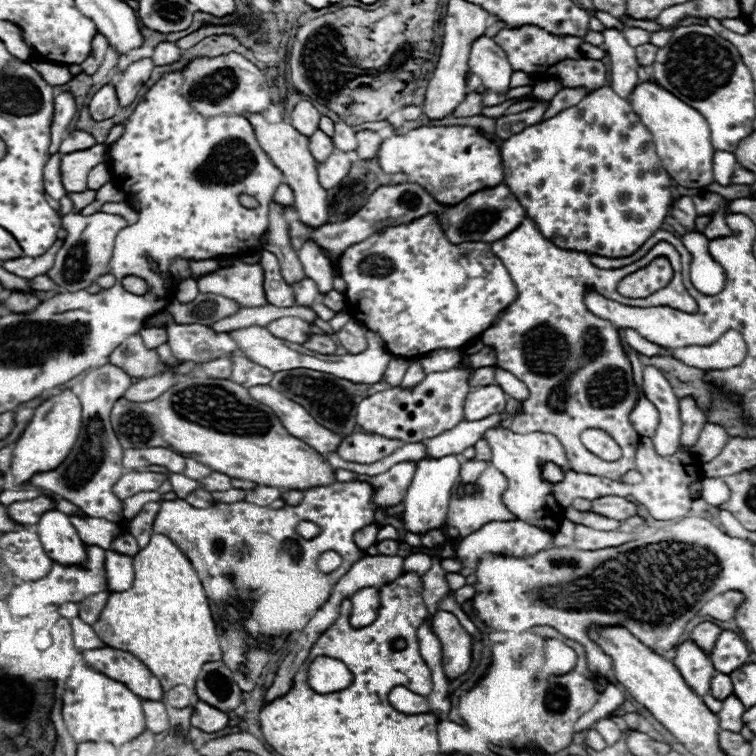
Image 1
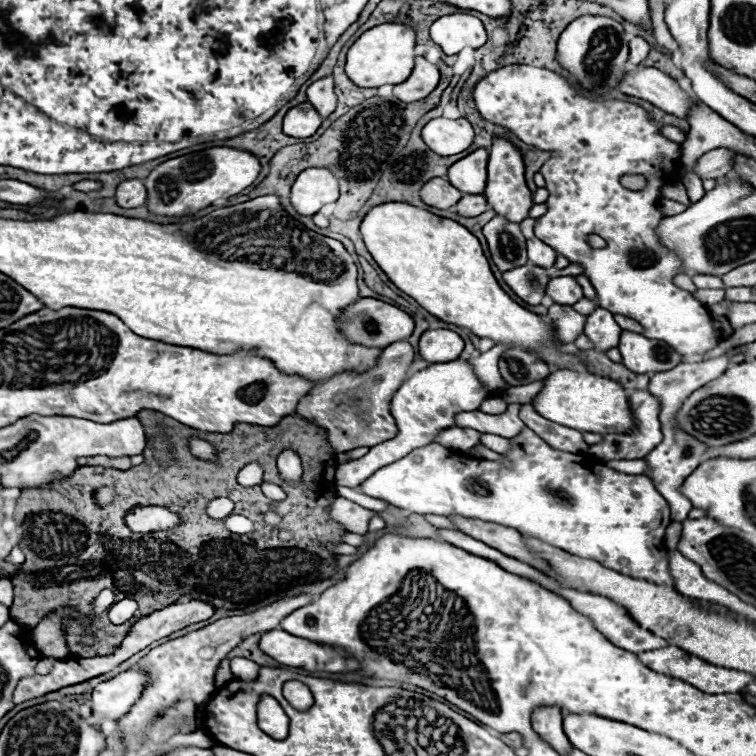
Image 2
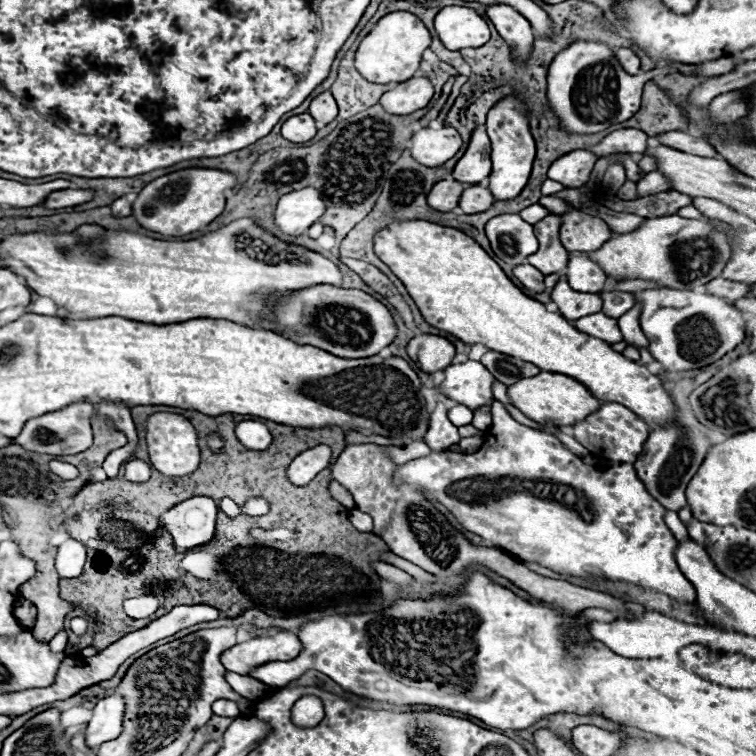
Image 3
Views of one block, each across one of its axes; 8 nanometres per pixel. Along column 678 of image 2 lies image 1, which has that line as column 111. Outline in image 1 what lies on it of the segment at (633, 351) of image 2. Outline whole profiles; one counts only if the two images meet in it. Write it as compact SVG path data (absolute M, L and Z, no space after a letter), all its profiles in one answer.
M140 334L126 338L110 354L110 364L120 366L122 370L128 370L128 374L132 374L132 378L148 378L148 376L156 376L156 374L164 372L156 350L148 350L144 346Z

